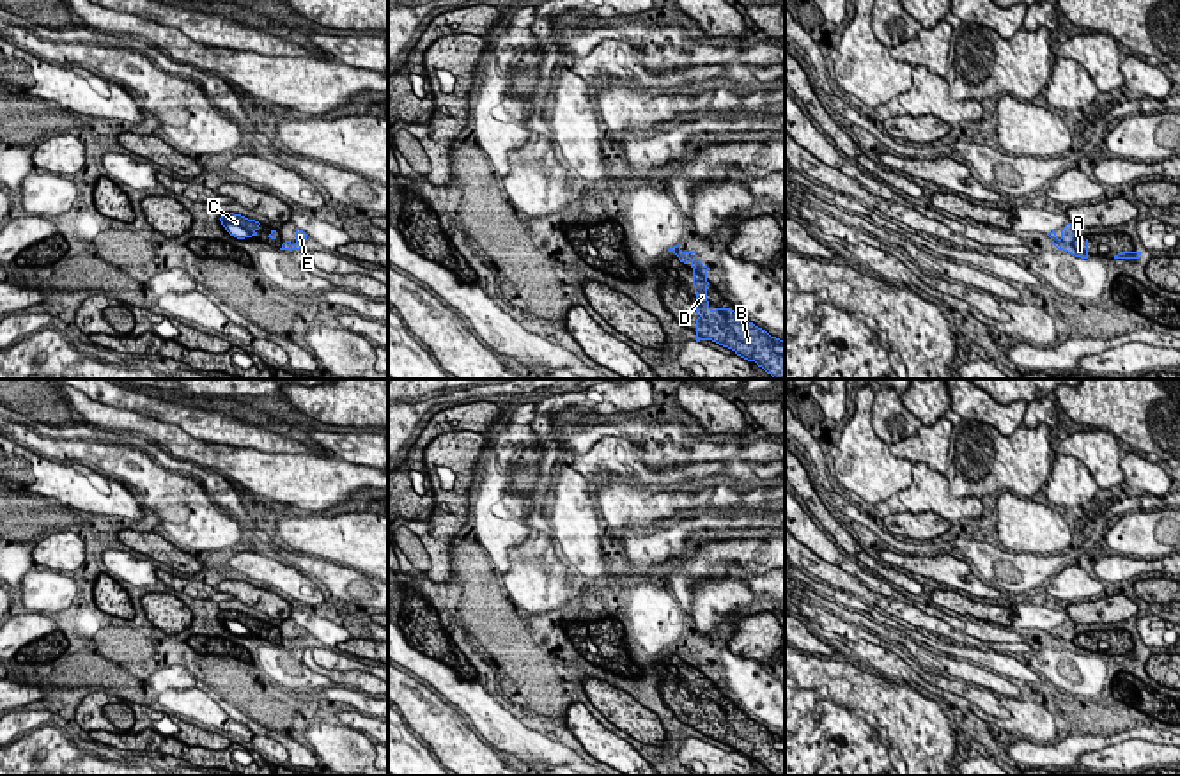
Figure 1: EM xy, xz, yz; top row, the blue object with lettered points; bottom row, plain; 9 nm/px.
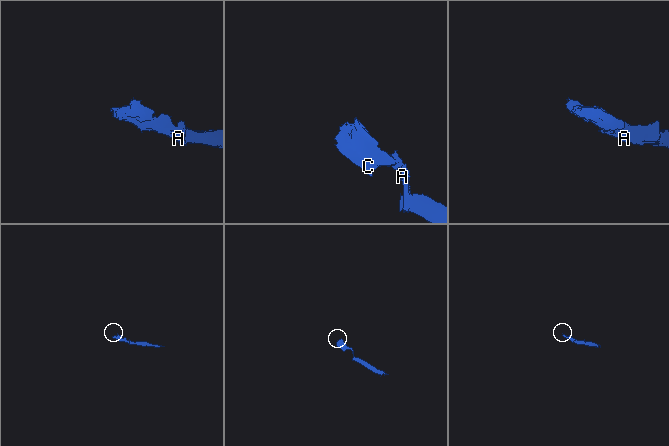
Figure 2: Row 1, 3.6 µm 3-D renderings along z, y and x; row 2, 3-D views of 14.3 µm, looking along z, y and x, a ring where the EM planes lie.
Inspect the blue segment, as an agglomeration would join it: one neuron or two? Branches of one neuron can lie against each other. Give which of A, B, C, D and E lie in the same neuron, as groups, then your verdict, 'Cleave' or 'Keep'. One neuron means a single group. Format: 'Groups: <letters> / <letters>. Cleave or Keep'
Groups: A B C D E. Keep

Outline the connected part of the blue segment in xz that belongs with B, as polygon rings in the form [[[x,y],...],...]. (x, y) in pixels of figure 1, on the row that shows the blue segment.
[[[680,243],[673,252],[680,262],[691,264],[696,292],[696,342],[712,340],[732,349],[737,356],[755,361],[774,379],[785,379],[785,342],[771,337],[765,330],[749,322],[742,314],[730,308],[709,308],[707,266],[696,259],[696,252],[682,252]]]

